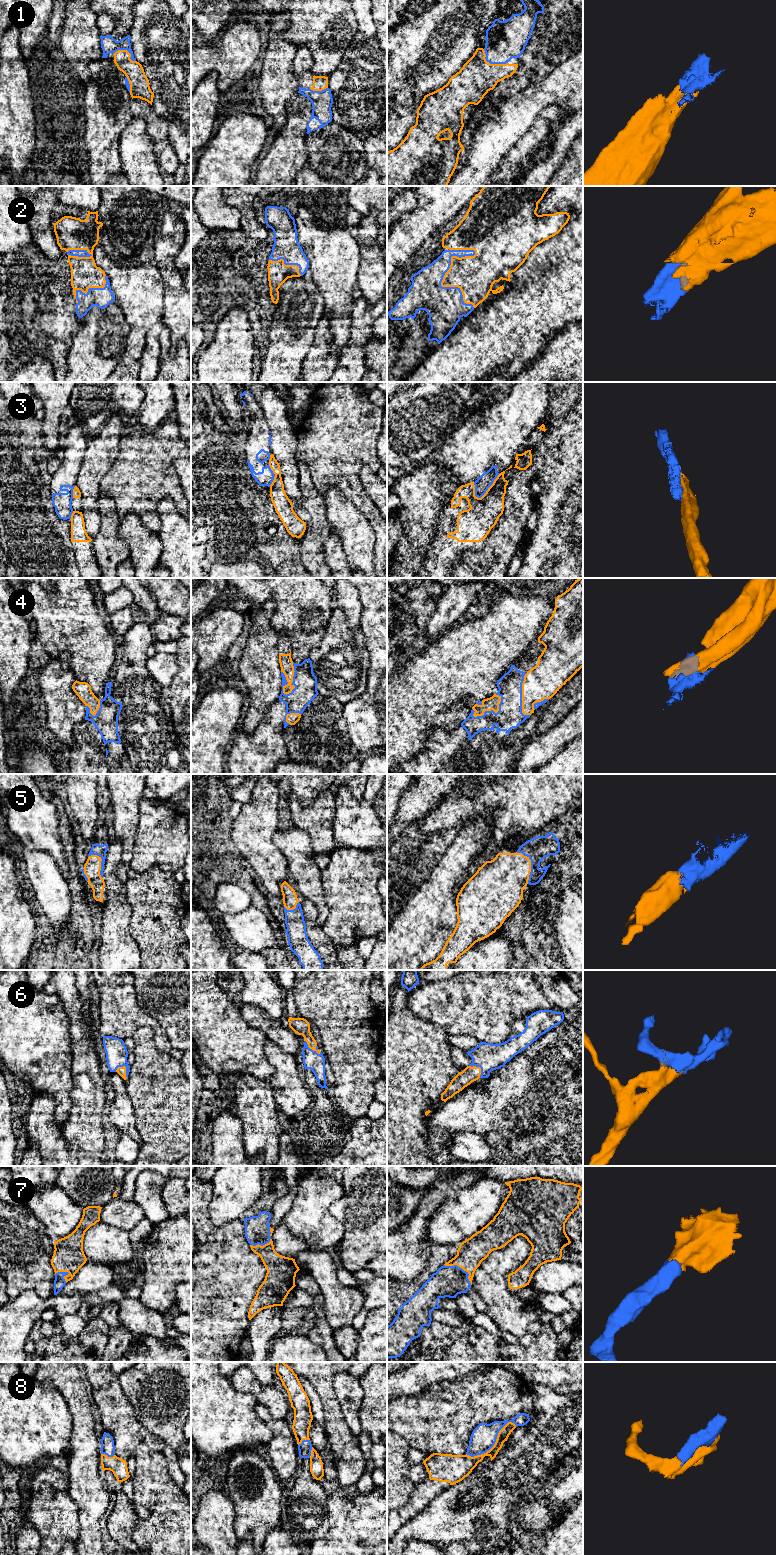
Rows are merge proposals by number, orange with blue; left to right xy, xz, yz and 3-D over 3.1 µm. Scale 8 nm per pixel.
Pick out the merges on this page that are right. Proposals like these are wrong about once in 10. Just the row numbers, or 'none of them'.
1, 2, 4, 5, 6, 7, 8

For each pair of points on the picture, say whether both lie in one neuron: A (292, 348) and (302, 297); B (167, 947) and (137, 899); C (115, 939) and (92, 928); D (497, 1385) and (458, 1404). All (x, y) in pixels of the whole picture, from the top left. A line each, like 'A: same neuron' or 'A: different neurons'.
A: same neuron
B: same neuron
C: different neurons
D: same neuron

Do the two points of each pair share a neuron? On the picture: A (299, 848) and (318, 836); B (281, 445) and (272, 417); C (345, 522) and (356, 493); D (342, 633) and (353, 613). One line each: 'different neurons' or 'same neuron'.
A: different neurons
B: same neuron
C: different neurons
D: different neurons

